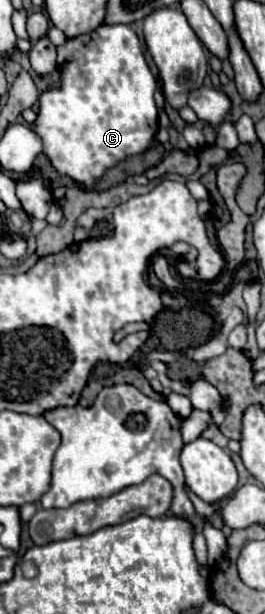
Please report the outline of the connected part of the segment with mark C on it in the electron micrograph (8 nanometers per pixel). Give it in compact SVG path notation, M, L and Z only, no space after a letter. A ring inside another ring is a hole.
M99 25L95 31L91 31L91 33L83 35L83 37L67 39L65 45L57 47L57 53L59 53L57 65L59 65L61 75L63 75L61 89L53 89L53 87L51 87L47 93L41 95L41 99L39 99L39 115L37 115L37 123L33 125L33 129L35 129L35 133L39 133L39 137L41 137L41 141L43 141L43 153L51 159L53 167L55 167L59 173L63 173L63 175L71 177L73 181L77 181L79 185L91 189L93 183L95 183L109 167L115 167L119 161L123 161L123 159L129 157L129 155L137 155L137 153L143 153L143 151L149 149L151 139L153 139L153 135L155 135L155 131L157 131L157 105L155 105L155 99L153 99L153 95L155 95L155 79L153 79L153 75L151 75L151 71L149 71L149 67L147 67L147 63L145 63L145 57L143 57L143 51L141 51L141 43L139 43L135 31L133 31L129 25Z

